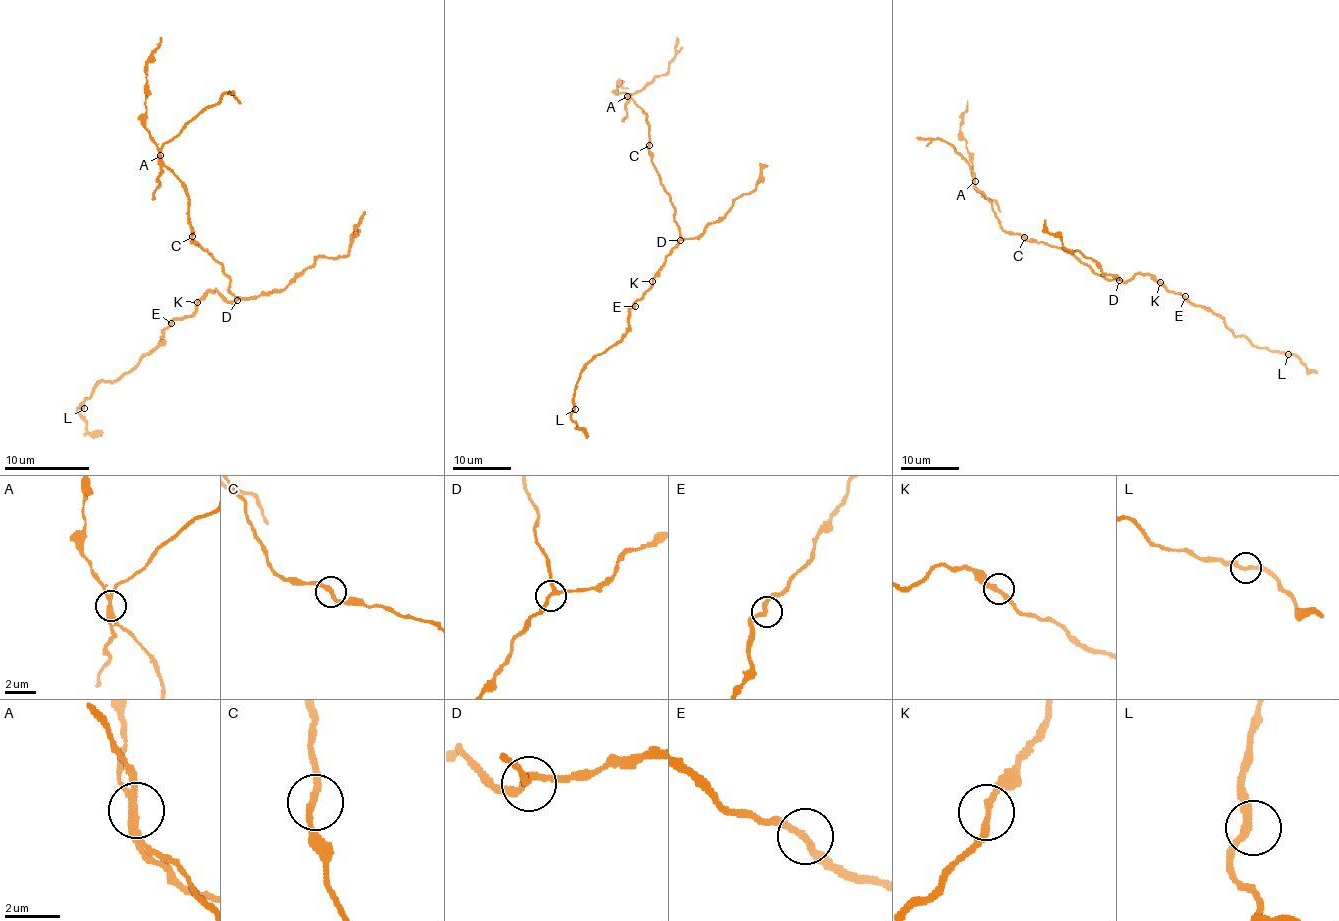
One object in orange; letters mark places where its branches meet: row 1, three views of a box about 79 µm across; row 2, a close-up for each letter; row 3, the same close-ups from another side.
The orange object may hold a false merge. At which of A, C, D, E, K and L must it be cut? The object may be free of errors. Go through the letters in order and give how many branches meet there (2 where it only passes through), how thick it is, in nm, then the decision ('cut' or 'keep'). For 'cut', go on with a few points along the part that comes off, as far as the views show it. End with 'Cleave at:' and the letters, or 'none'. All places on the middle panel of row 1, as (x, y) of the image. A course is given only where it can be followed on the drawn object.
A: branches 3; calibre 220 nm; cut; course (627, 95), (668, 71), (677, 37)
C: branches 2; calibre 240 nm; keep
D: branches 3; calibre 200 nm; keep
E: branches 2; calibre 240 nm; keep
K: branches 2; calibre 240 nm; keep
L: branches 2; calibre 280 nm; keep
Cleave at: A

